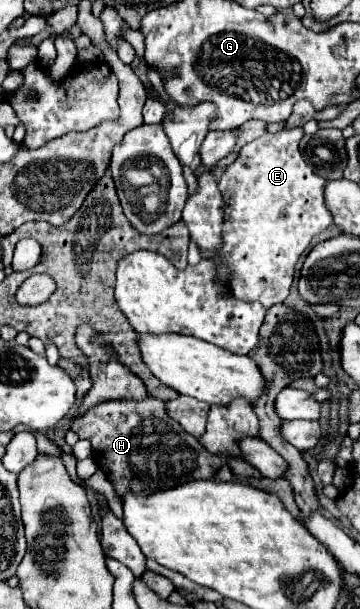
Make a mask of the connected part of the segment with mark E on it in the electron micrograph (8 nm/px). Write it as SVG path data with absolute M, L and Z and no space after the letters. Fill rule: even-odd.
M303 129L265 133L245 145L231 163L219 191L225 201L223 245L215 257L231 269L231 293L241 301L259 301L265 309L283 303L289 295L295 265L311 239L331 223L331 211L325 205L325 179L315 175L299 153Z

